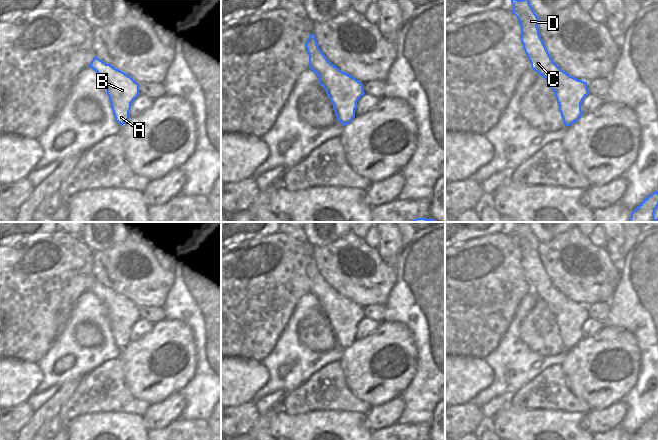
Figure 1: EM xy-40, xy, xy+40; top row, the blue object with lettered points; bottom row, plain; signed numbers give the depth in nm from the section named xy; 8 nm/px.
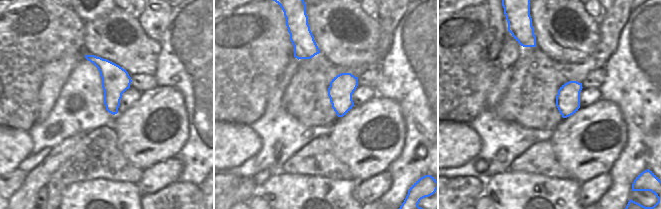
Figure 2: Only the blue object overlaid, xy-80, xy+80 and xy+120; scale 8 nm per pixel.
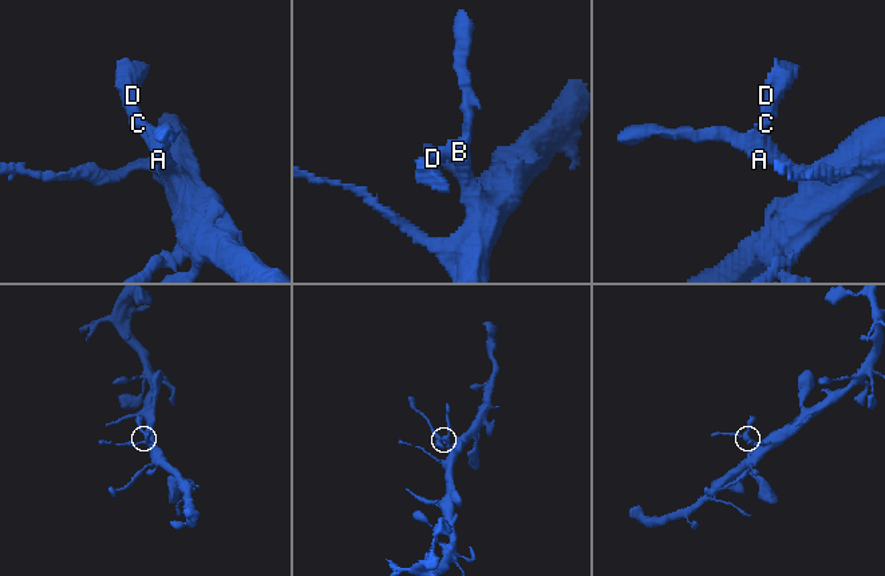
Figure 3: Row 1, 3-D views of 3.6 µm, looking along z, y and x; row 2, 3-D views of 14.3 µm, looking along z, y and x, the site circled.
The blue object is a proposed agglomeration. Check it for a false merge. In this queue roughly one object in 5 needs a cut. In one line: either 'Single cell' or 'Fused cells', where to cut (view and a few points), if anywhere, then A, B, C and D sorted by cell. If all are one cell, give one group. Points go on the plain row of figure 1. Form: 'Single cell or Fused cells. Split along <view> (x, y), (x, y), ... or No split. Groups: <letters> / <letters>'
Single cell. No split. Groups: A B C D.

